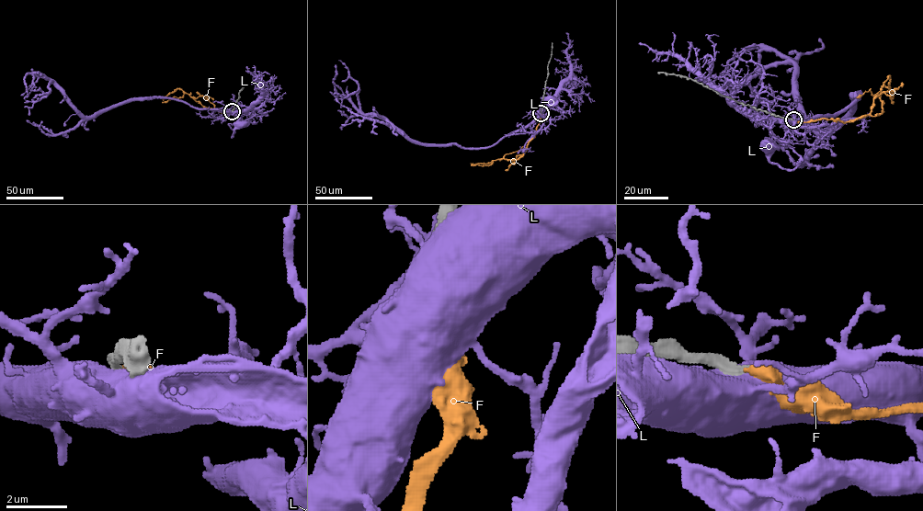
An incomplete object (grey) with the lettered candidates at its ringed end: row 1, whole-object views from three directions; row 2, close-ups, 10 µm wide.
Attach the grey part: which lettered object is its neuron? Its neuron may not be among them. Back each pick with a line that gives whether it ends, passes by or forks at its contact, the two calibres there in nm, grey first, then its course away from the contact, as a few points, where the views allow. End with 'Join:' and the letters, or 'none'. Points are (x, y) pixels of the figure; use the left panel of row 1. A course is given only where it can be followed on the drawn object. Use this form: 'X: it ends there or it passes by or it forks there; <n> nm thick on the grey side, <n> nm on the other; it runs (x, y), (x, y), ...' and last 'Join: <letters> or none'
F: it ends there; 220 nm thick on the grey side, 550 nm on the other; it runs (232, 111), (221, 112), (204, 107), (178, 88), (163, 100)
Join: F

